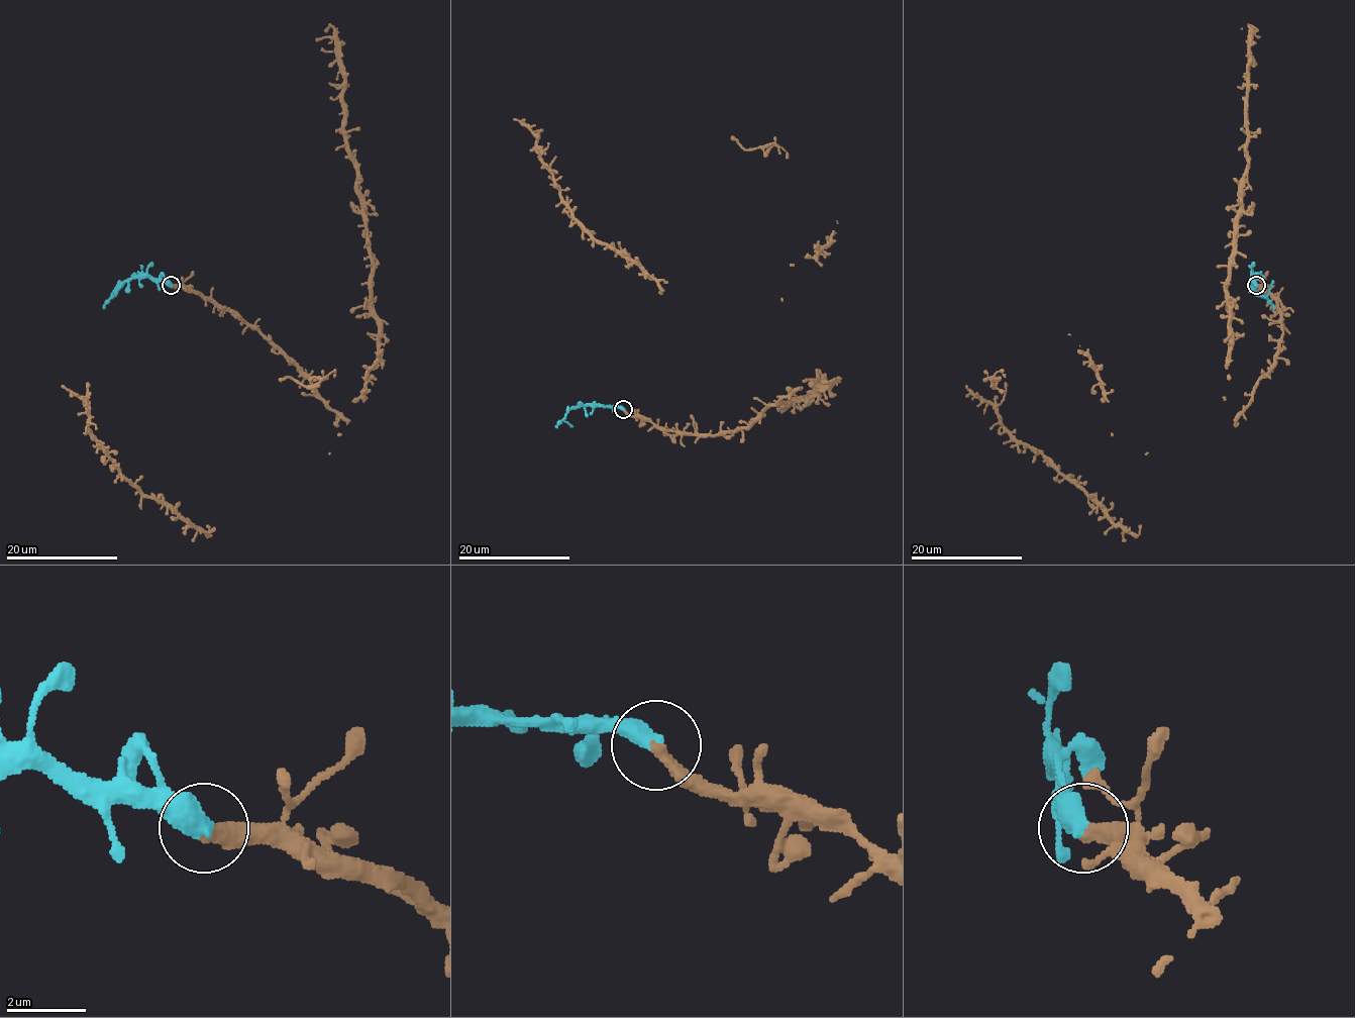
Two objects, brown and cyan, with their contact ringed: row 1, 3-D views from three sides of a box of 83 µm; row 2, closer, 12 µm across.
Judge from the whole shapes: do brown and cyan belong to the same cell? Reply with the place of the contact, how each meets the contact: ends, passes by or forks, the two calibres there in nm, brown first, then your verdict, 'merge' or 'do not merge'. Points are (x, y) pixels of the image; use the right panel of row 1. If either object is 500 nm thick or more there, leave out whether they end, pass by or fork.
(1256, 285) | 340/550 nm | merge

